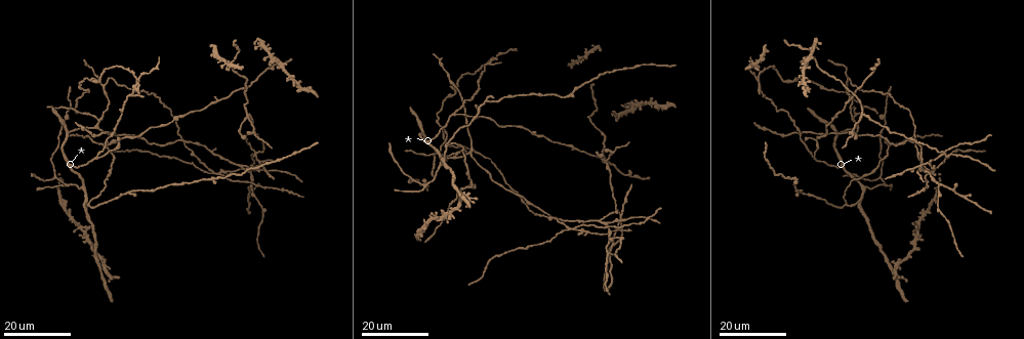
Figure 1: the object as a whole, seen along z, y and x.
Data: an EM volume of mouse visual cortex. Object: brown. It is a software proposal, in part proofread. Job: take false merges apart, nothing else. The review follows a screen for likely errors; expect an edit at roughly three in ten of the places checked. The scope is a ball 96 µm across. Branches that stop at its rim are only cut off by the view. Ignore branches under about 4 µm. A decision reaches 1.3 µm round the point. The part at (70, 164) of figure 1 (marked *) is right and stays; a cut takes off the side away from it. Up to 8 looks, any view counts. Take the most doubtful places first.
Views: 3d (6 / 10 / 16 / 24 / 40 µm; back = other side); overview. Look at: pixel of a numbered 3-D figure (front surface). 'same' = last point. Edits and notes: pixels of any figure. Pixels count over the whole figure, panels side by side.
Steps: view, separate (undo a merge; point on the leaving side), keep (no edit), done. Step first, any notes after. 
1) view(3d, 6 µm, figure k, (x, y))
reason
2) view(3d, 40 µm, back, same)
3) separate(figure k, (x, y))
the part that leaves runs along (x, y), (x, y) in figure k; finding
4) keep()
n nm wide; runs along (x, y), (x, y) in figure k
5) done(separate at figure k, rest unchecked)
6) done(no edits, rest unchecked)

view(3d, 24 µm, figure 1, (570, 230))
three arms meet

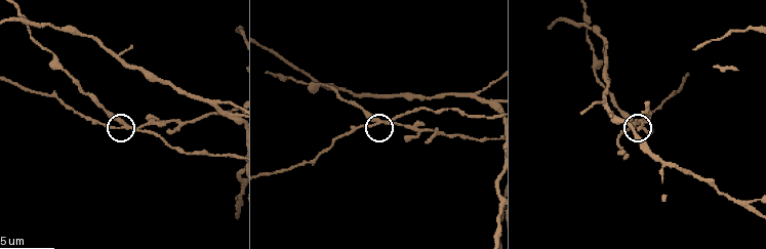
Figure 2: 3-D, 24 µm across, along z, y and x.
view(3d, 6 µm, figure 2, (123, 128))
zoom in

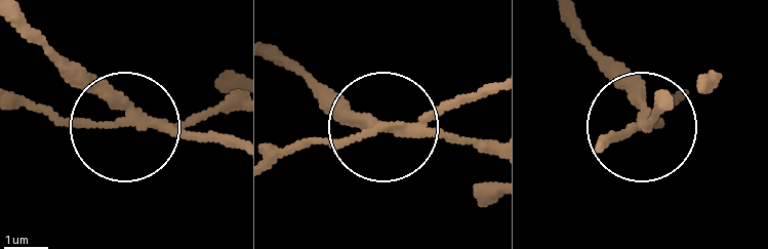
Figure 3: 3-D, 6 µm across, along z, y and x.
separate(figure 3, (72, 119))
side arm 42 µm; the part that leaves runs along (132, 122), (58, 122), (14, 107) in figure 3; a second cell is stuck on

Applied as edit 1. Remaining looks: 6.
view(overview)

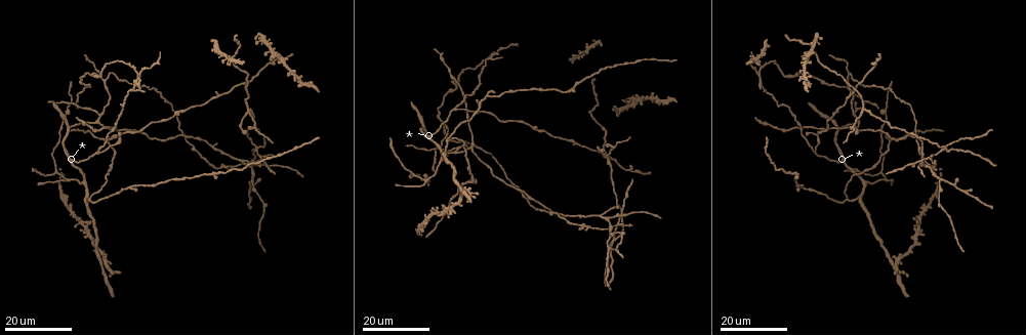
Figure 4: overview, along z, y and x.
view(3d, 24 µm, figure 4, (761, 75))
four or more arms meet

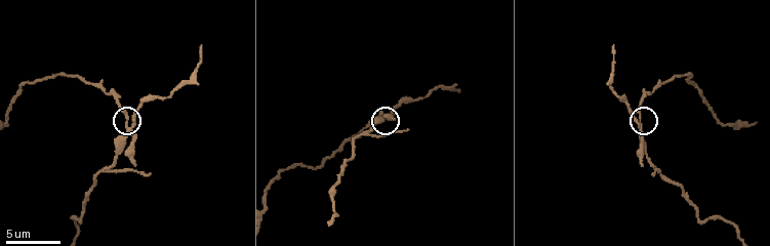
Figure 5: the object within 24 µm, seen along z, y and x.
view(3d, 6 µm, figure 5, (639, 129))

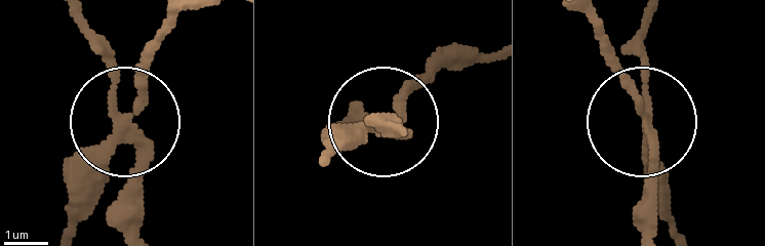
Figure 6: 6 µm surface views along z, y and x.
separate(figure 6, (125, 197))
4 arms; the part that leaves runs along (116, 124), (116, 73), (87, 17) in figure 6; two cells meet here

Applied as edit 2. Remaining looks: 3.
view(overview)

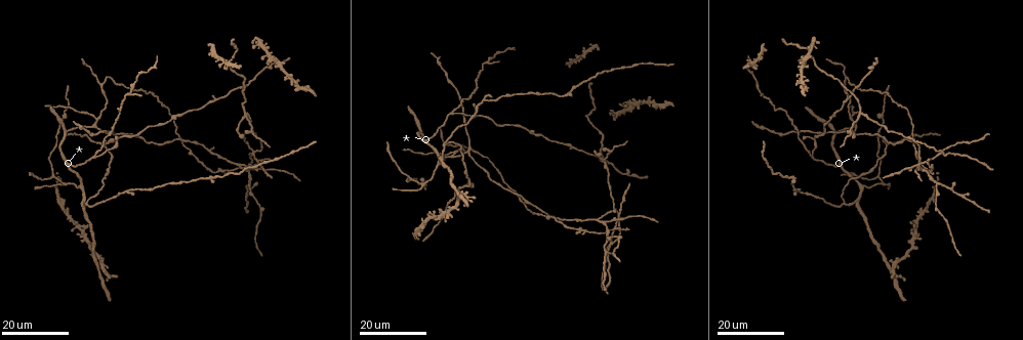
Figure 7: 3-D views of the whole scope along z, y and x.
view(3d, 24 µm, figure 7, (100, 86))
a fork

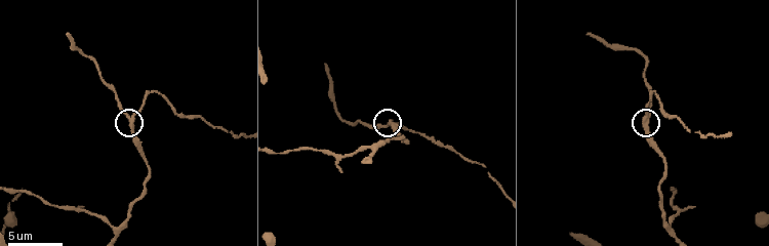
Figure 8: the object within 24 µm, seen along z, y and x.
view(3d, 6 µm, figure 8, (128, 117))
closer look

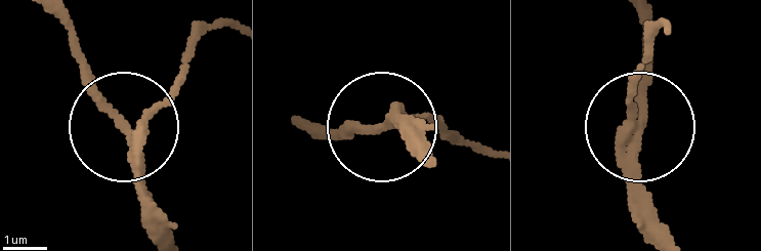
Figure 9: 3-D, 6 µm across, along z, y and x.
keep()
3 arms; runs along (163, 228), (115, 108), (52, 19) in figure 9; one cell here

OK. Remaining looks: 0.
done(separate at figure 3, separate at figure 6, rest unchecked)

